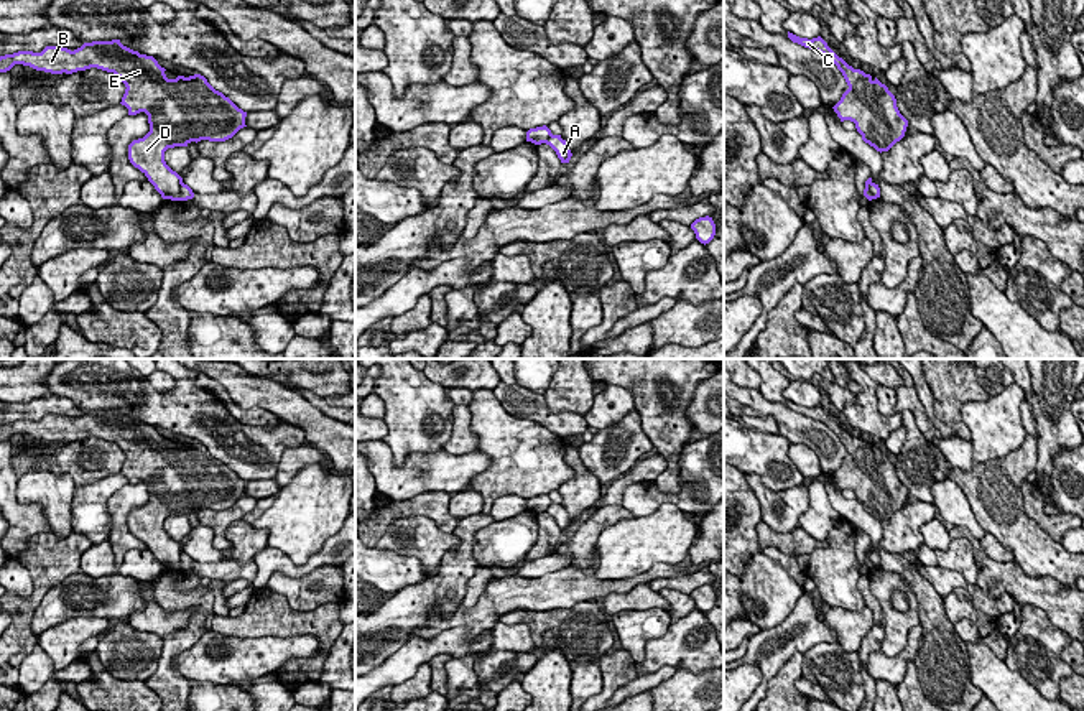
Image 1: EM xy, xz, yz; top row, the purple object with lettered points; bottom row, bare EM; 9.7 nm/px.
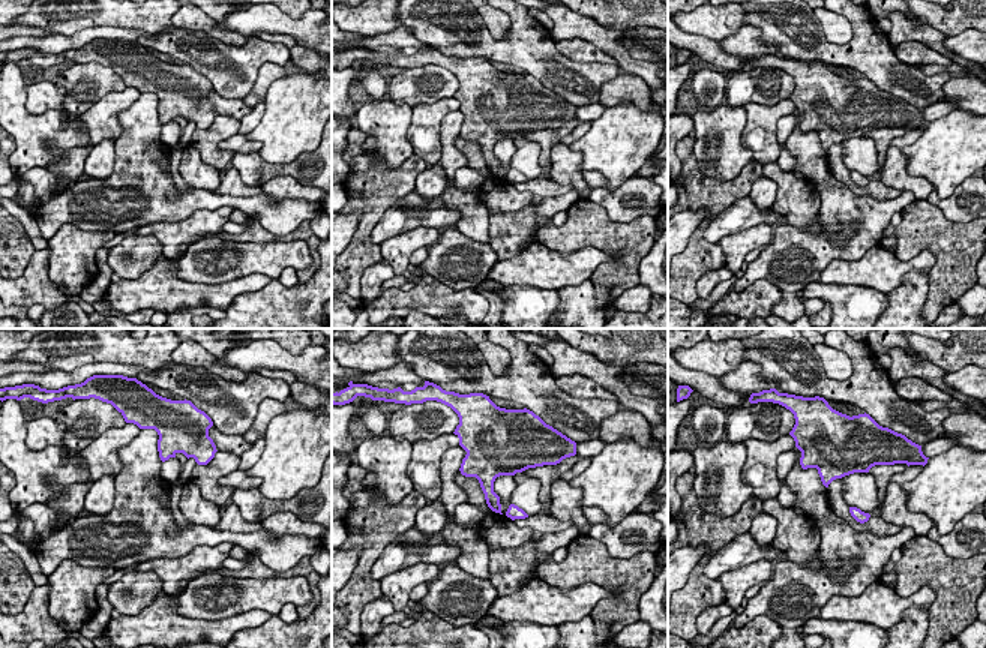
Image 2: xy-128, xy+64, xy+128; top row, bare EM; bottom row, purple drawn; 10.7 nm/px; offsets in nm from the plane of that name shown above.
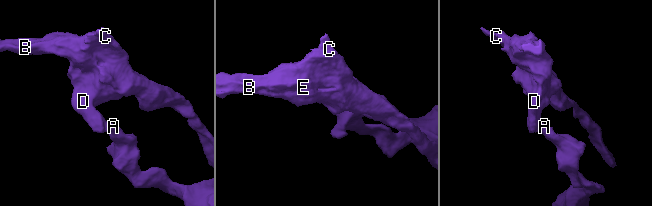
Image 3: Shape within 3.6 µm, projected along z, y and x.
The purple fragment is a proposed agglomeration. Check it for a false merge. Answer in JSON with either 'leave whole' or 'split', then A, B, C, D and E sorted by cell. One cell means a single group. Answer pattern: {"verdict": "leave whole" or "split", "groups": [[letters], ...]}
{"verdict": "split", "groups": [["A"], ["B", "C", "D", "E"]]}

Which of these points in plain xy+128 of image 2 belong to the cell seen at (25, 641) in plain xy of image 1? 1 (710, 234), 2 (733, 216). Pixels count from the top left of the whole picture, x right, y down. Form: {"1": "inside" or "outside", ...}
{"1": "outside", "2": "outside"}

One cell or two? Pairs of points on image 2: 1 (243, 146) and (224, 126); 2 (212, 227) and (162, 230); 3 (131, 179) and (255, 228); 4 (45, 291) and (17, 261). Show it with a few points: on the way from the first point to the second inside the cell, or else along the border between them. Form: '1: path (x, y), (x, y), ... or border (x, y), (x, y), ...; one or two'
1: border (237, 132), (224, 138), (218, 147); two
2: path (200, 227), (174, 230); one
3: border (249, 215), (264, 228), (279, 236); two
4: border (35, 249), (27, 267), (15, 279); two

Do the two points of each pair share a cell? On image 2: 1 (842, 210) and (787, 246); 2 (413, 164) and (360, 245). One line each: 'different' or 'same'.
1: same
2: same

